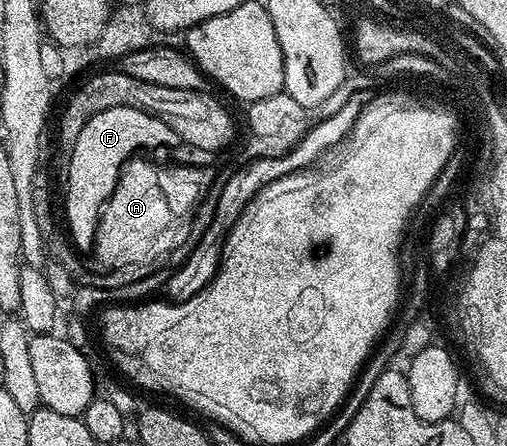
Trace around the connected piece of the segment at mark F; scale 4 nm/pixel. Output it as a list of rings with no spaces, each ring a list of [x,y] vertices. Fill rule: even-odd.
[[[118,107],[97,113],[77,133],[77,141],[69,149],[71,160],[67,163],[67,231],[81,250],[90,252],[95,246],[99,214],[119,180],[124,165],[140,154],[142,147],[175,147],[181,140],[165,121],[141,109]]]

